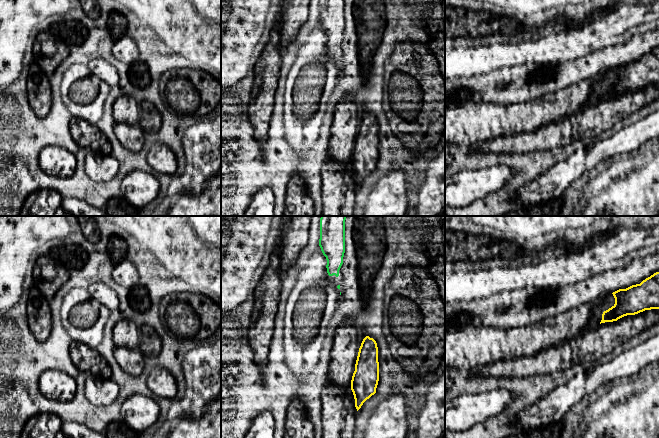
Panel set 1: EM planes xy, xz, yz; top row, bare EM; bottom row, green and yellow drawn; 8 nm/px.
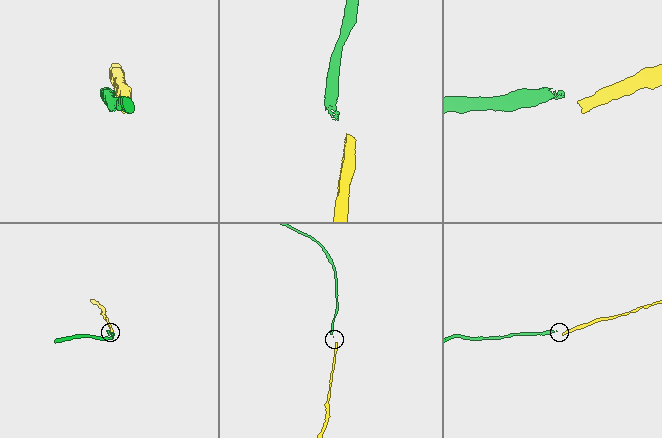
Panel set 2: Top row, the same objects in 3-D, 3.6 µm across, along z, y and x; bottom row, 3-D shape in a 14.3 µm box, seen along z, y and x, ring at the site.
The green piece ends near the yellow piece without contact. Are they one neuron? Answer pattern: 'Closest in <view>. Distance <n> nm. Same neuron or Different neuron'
Closest in xz. Distance 400 nm. Different neuron

